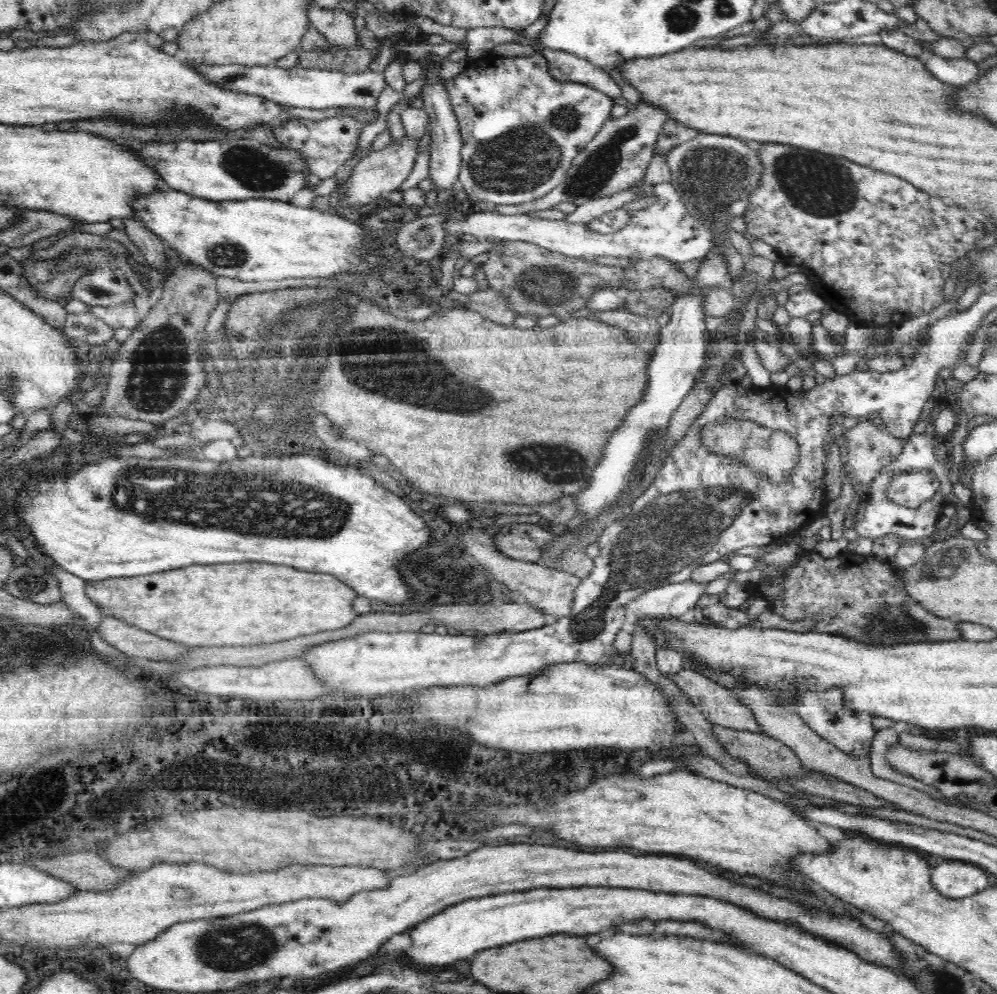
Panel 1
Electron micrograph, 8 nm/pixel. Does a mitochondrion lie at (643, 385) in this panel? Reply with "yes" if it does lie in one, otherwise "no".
no

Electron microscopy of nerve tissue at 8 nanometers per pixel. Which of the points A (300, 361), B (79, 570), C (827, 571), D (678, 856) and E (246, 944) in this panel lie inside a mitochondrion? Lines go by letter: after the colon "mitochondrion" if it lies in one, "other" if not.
A: other
B: other
C: other
D: other
E: mitochondrion

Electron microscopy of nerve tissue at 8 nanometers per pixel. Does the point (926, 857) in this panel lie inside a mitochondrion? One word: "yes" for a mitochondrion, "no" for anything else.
no

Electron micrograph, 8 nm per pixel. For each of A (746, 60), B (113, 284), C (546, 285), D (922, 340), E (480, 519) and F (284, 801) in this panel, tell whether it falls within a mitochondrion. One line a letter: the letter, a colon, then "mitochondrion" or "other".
A: other
B: mitochondrion
C: mitochondrion
D: other
E: other
F: other

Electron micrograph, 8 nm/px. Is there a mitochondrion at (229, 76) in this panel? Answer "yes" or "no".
yes

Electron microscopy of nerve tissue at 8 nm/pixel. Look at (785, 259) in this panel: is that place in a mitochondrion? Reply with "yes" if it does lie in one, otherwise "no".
no

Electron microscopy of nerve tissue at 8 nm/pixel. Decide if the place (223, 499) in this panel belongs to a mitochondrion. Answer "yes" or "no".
yes

